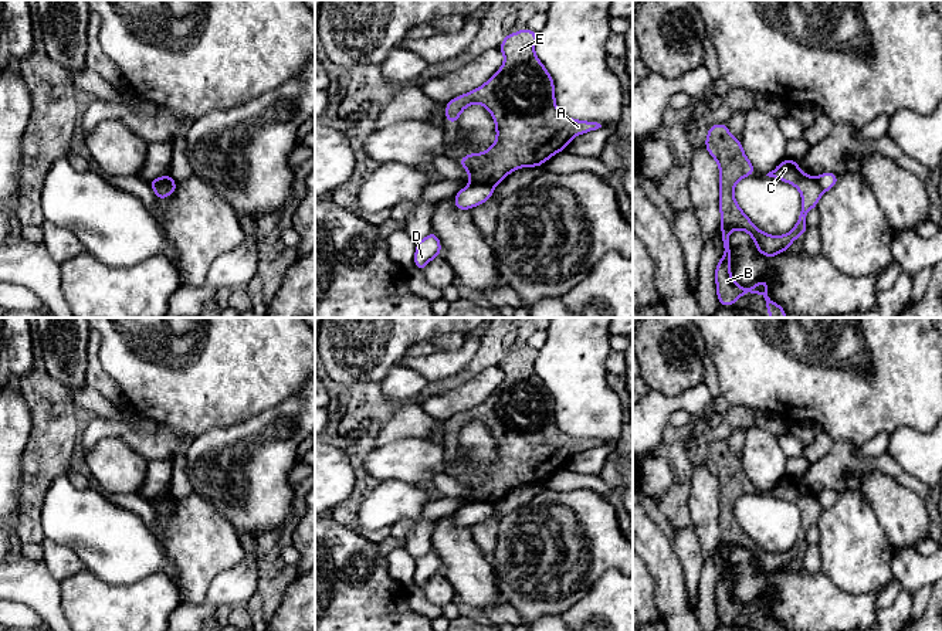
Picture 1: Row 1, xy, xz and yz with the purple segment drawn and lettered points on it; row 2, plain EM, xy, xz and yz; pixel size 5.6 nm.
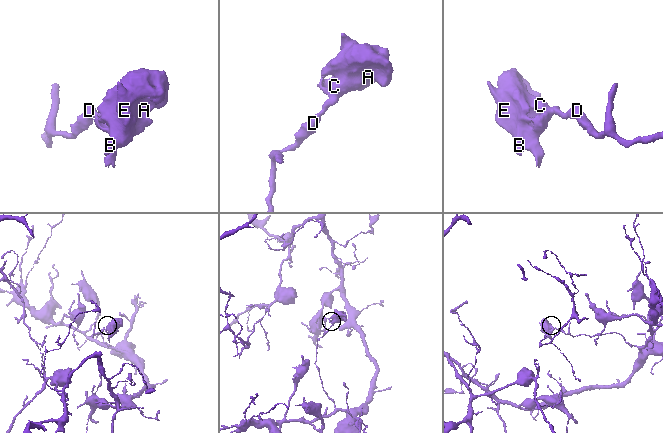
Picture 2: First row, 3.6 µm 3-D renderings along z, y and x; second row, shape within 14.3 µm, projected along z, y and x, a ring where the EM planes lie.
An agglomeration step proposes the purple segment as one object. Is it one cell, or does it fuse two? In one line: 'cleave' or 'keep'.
cleave

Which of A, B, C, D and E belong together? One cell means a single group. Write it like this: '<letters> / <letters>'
A B C E / D

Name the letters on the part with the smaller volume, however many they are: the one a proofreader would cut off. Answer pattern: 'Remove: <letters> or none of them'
Remove: A, B, C, E

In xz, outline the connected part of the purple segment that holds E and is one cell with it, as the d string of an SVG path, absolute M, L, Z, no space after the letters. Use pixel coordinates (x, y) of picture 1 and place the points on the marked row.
M526 27L505 35L498 47L505 57L501 68L477 89L445 104L444 119L450 123L457 123L461 112L472 104L487 108L495 122L497 139L489 149L457 159L468 172L471 184L498 186L514 170L542 166L565 150L575 136L602 128L597 122L572 119L559 112L553 78L535 54L536 40L538 33Z

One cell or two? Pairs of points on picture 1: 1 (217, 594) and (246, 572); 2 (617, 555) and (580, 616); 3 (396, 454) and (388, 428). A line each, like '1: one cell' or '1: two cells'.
1: one cell
2: two cells
3: two cells

